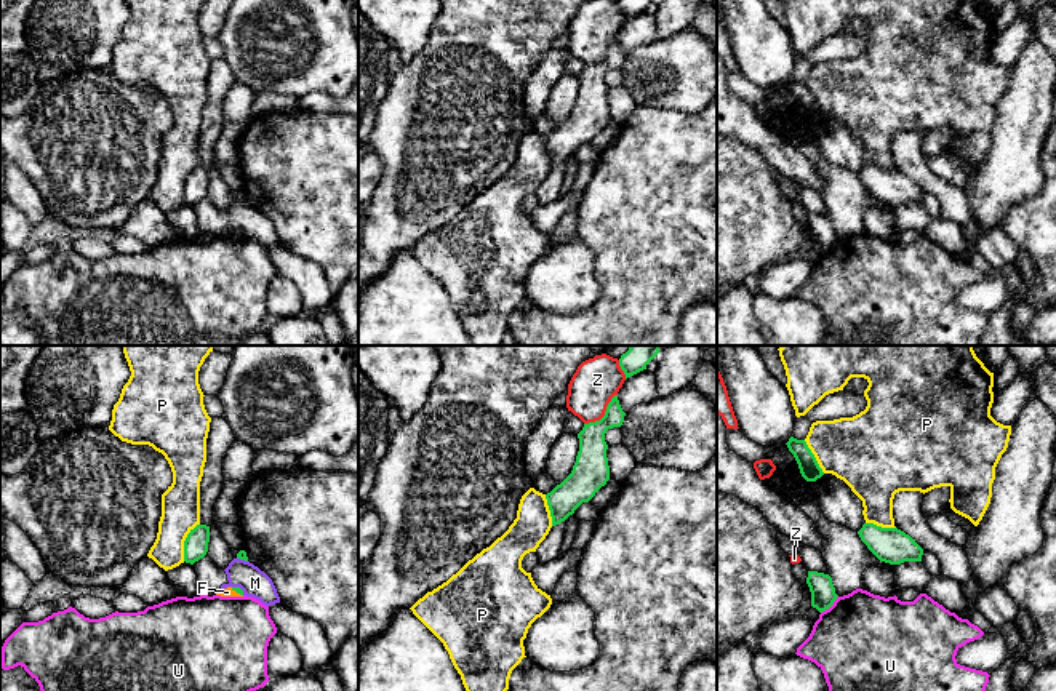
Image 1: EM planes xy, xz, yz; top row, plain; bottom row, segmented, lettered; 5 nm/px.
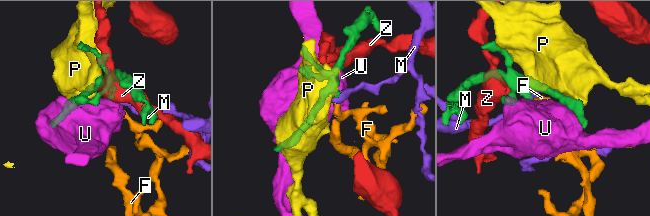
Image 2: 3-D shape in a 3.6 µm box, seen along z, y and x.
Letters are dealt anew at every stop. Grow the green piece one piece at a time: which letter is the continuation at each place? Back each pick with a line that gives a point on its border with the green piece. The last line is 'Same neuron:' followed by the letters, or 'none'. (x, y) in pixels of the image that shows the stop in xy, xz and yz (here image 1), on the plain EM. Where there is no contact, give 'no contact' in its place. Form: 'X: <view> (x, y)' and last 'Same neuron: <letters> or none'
Same neuron: none

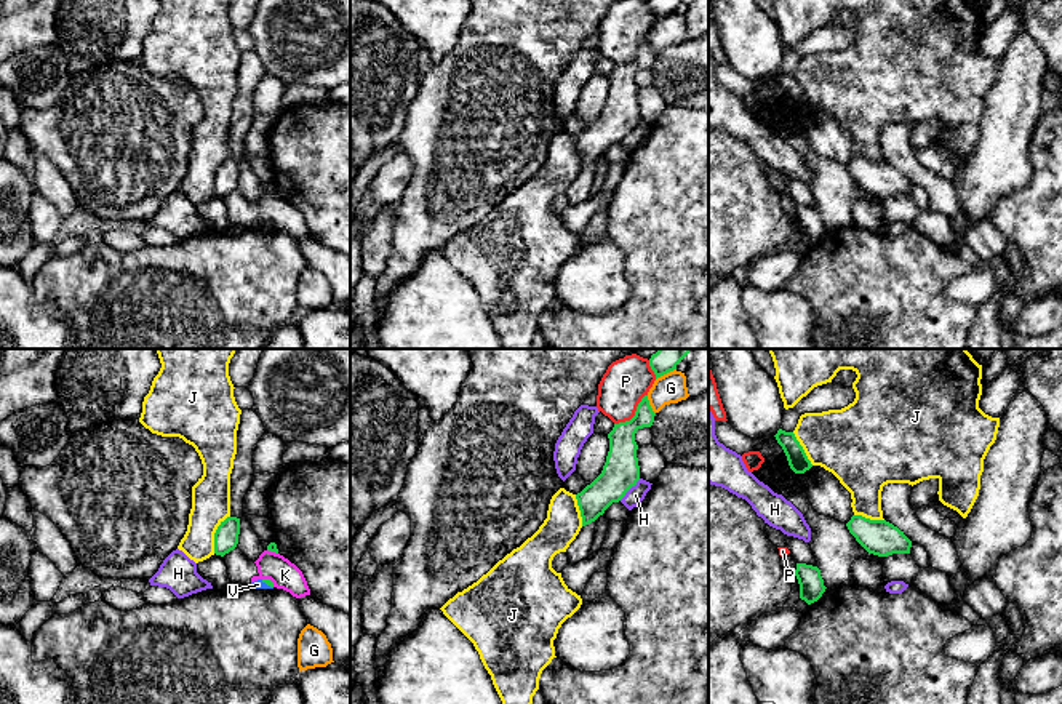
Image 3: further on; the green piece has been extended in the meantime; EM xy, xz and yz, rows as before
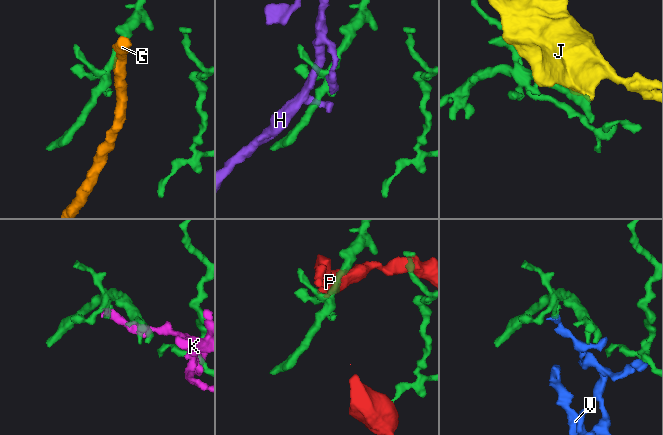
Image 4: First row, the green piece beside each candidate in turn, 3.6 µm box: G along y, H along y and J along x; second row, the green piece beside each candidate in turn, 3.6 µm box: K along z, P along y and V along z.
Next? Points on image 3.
Same neuron: none

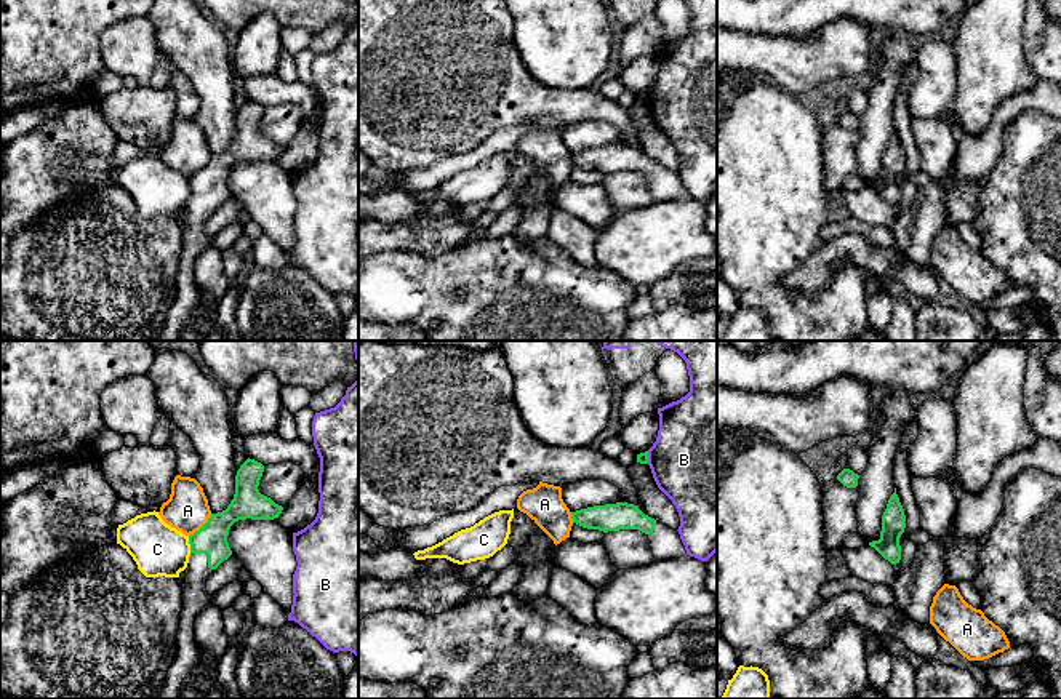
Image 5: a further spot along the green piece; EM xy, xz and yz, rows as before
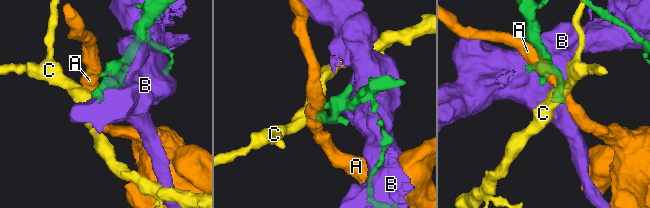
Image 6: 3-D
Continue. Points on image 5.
Same neuron: none

